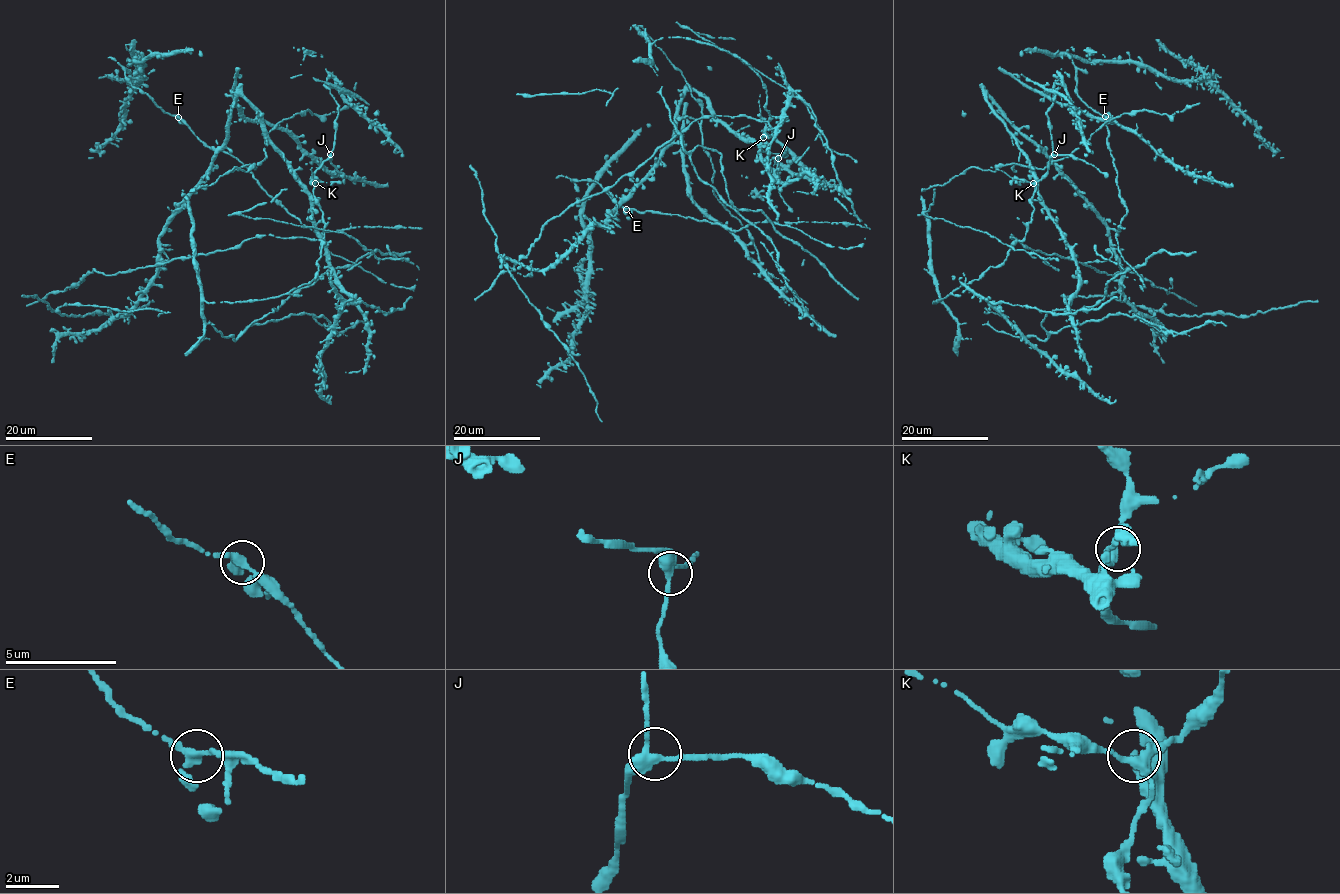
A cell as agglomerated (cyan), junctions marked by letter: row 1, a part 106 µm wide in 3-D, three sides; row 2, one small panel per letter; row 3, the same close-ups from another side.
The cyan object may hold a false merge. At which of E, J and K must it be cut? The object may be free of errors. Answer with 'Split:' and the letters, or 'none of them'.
Split: none of them

